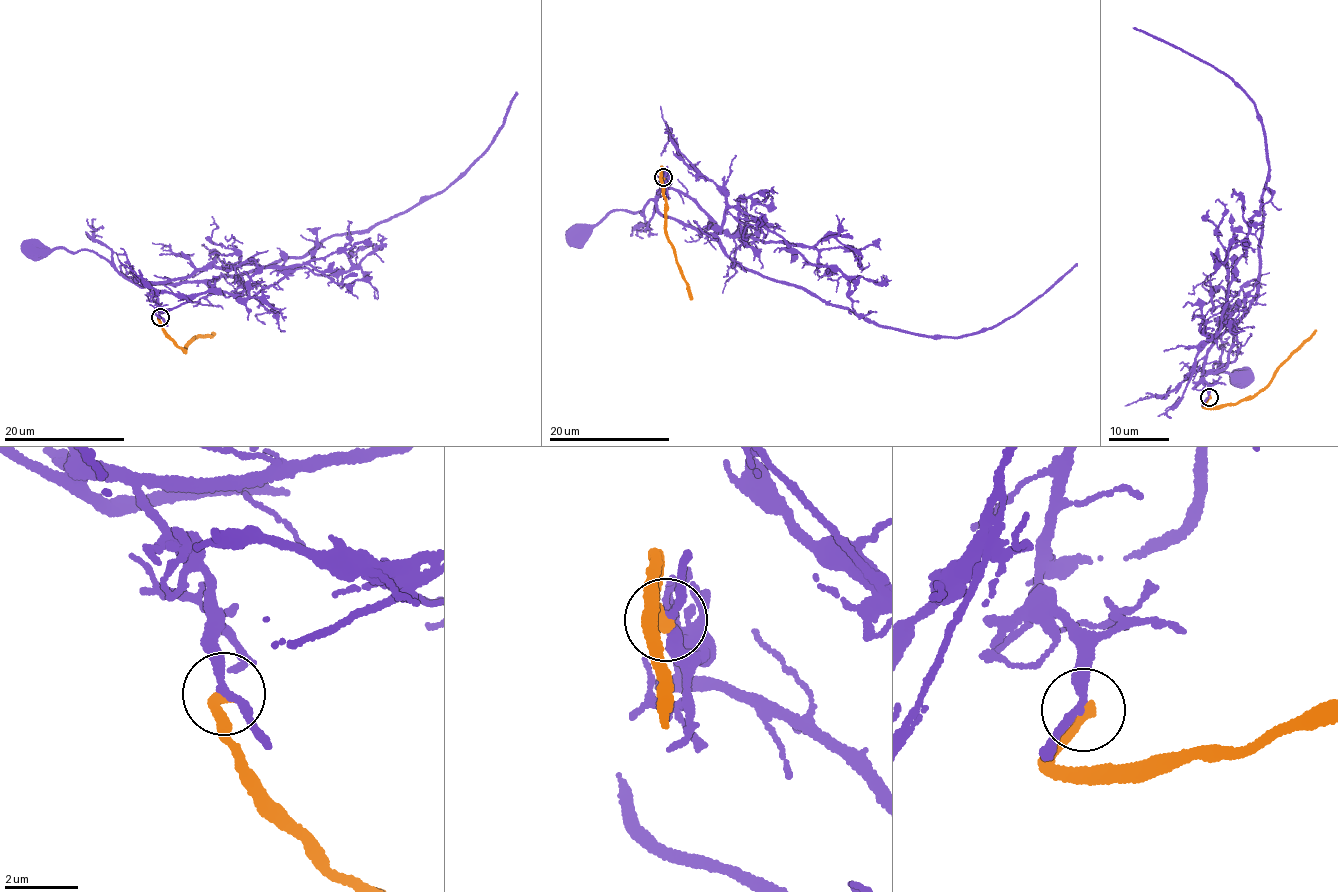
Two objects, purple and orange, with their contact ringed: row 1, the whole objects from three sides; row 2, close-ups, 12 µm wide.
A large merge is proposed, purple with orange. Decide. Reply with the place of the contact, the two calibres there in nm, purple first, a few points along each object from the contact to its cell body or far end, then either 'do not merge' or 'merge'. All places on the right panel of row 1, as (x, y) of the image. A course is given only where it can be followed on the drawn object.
place (1209, 397); calibres 200 and 320 nm; course purple (1209, 397), (1202, 377), (1213, 374), (1219, 365), (1215, 363), (1217, 375), (1242, 374); course orange (1209, 397), (1205, 407), (1250, 399), (1317, 329); do not merge

